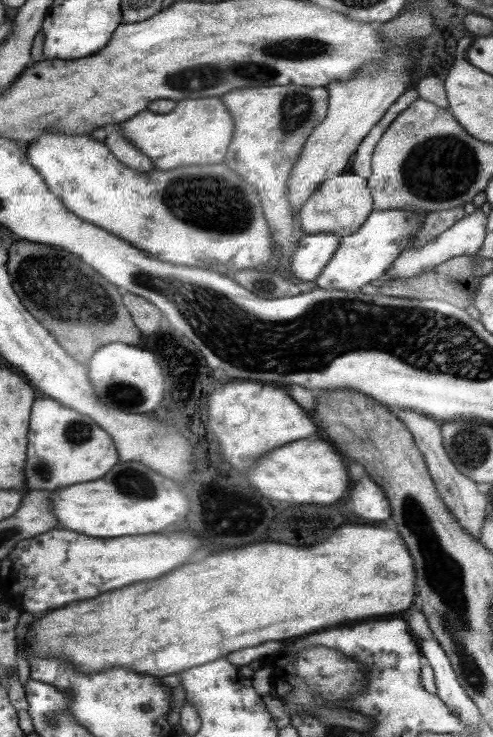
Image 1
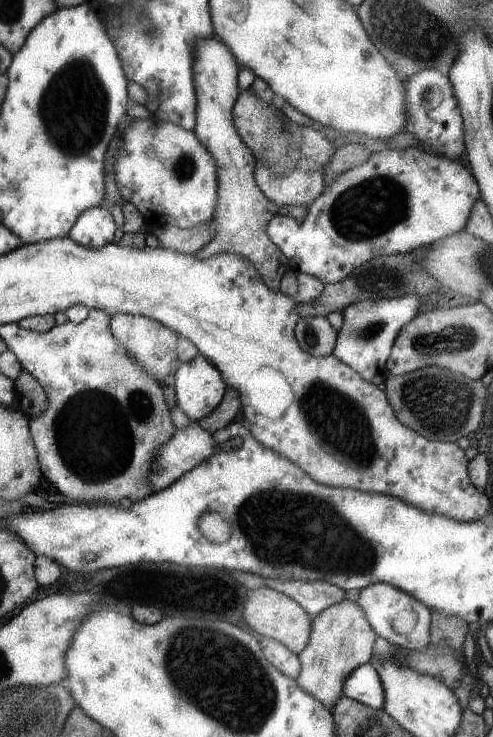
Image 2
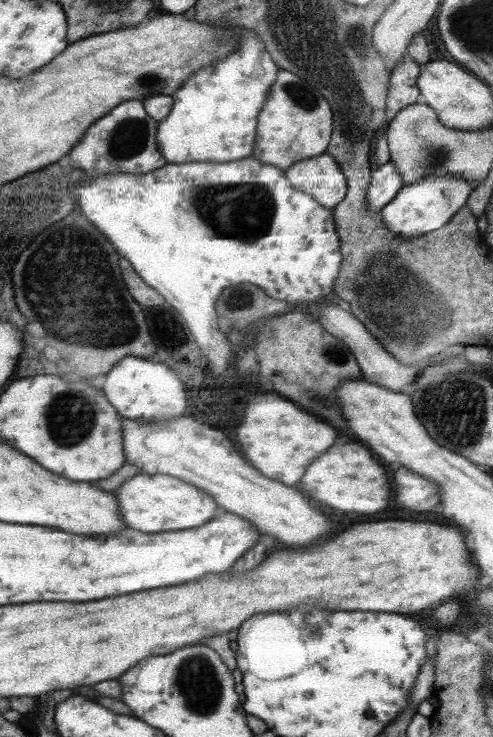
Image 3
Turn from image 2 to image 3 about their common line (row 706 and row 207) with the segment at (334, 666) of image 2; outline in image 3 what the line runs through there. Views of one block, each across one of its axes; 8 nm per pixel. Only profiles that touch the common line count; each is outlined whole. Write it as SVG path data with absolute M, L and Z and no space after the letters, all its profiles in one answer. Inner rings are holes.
M328 153L299 160L285 172L294 188L310 193L329 209L342 202L347 194L347 177L336 159Z

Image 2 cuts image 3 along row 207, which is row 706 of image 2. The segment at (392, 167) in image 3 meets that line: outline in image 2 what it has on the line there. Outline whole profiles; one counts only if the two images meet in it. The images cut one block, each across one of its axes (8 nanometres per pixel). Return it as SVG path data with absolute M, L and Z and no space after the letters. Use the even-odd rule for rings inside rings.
M371 661L358 666L344 682L342 697L348 697L364 703L376 710L384 706L384 688L380 680L379 671L372 666Z

